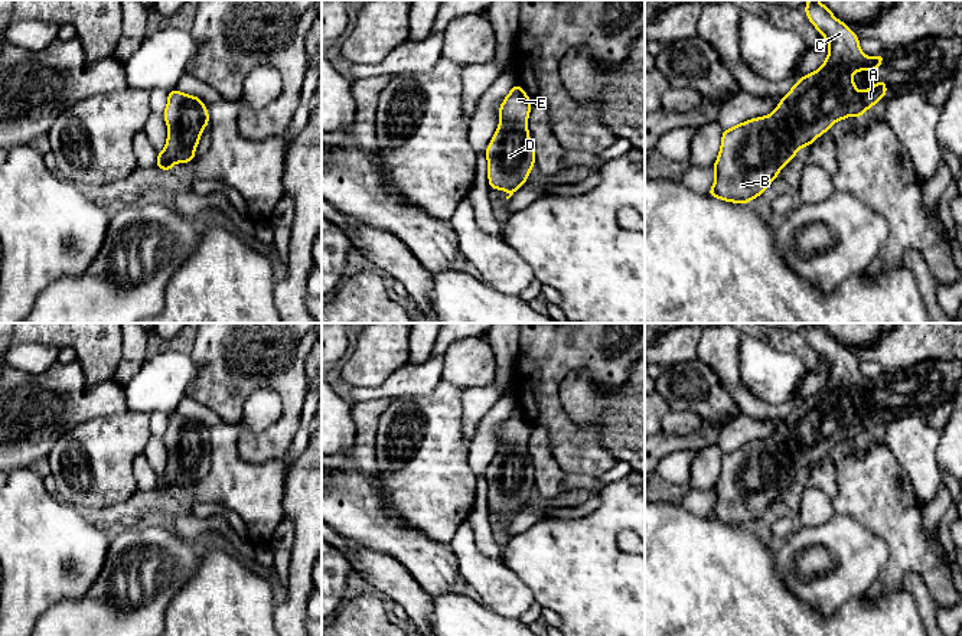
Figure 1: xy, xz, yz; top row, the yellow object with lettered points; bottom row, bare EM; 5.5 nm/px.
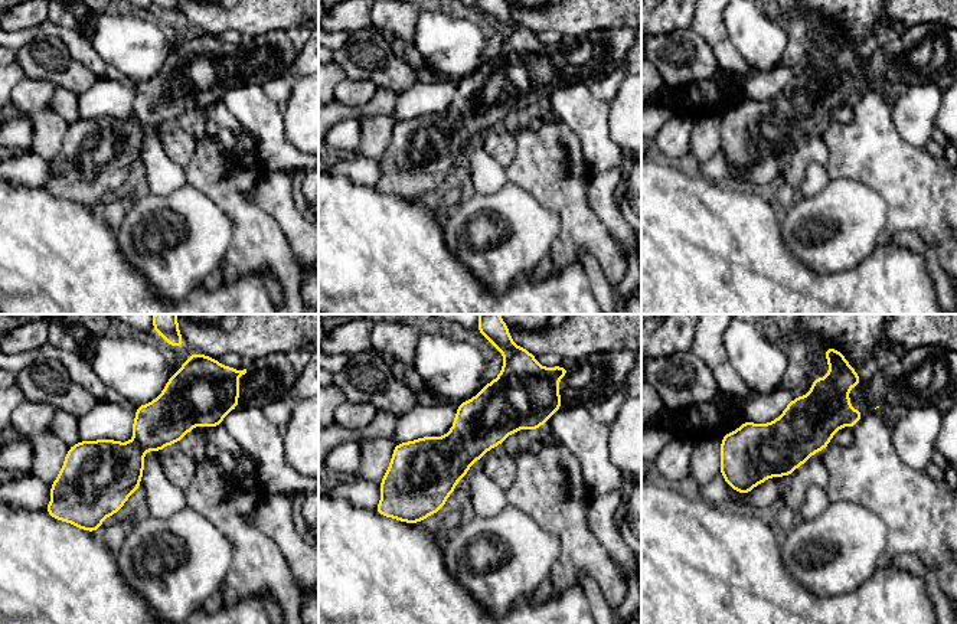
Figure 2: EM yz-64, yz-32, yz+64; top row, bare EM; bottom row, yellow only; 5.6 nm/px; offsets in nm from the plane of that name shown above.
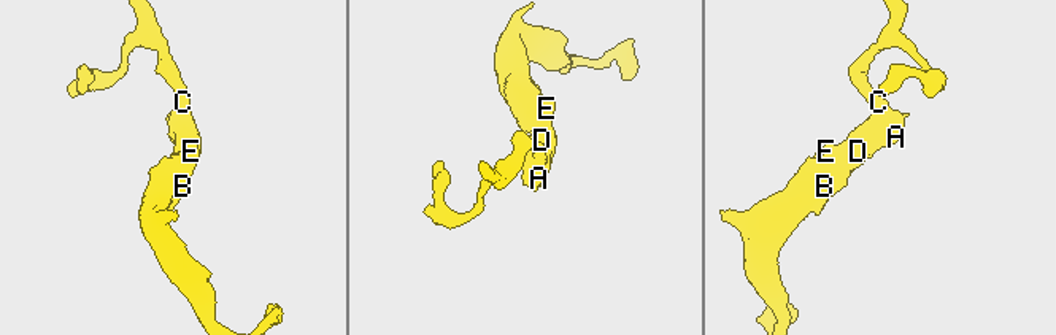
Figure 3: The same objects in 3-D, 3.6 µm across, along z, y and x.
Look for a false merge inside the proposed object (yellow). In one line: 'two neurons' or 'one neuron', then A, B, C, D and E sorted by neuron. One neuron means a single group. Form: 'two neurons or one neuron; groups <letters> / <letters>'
one neuron; groups A B C D E

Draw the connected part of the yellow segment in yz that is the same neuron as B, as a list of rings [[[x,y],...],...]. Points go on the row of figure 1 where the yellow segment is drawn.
[[[808,0],[805,14],[818,33],[828,40],[826,59],[818,71],[798,79],[772,114],[723,130],[718,157],[711,167],[715,179],[707,192],[708,196],[731,203],[750,203],[769,189],[779,172],[803,146],[809,147],[819,136],[829,131],[835,121],[844,121],[851,114],[861,120],[868,108],[886,97],[888,88],[884,79],[861,94],[851,76],[852,72],[878,71],[886,61],[884,53],[865,56],[860,48],[861,39],[818,0]]]

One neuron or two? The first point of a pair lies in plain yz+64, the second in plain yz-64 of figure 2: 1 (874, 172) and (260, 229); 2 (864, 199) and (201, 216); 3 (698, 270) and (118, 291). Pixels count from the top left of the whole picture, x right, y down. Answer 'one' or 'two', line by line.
1: one
2: one
3: one

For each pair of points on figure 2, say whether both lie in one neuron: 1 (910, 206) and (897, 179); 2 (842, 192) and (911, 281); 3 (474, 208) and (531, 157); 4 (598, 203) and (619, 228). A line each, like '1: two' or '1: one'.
1: one
2: two
3: two
4: one

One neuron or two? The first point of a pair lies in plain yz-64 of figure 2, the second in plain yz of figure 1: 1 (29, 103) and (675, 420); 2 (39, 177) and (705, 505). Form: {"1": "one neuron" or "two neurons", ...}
{"1": "one neuron", "2": "one neuron"}

